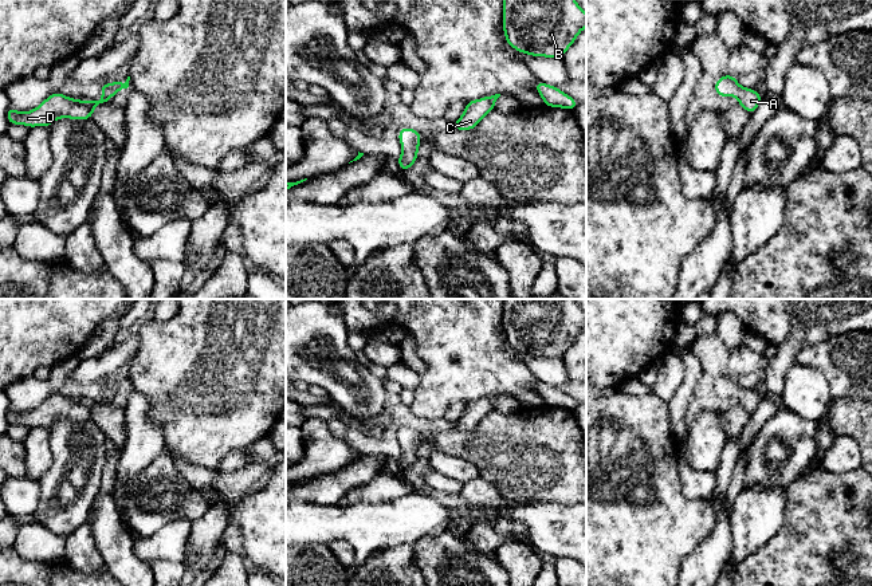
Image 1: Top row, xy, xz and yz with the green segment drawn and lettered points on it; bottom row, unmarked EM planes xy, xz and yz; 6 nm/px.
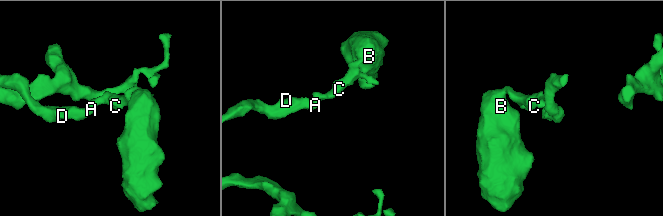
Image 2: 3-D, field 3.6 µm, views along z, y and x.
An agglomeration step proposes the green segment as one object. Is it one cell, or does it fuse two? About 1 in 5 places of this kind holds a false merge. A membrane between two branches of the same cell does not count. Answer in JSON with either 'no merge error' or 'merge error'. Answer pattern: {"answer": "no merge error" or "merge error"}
{"answer": "no merge error"}

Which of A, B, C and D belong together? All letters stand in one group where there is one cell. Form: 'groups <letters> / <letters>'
groups A B C D

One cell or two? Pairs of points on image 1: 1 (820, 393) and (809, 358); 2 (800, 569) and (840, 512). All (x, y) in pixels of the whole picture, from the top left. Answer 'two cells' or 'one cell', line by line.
1: two cells
2: one cell

